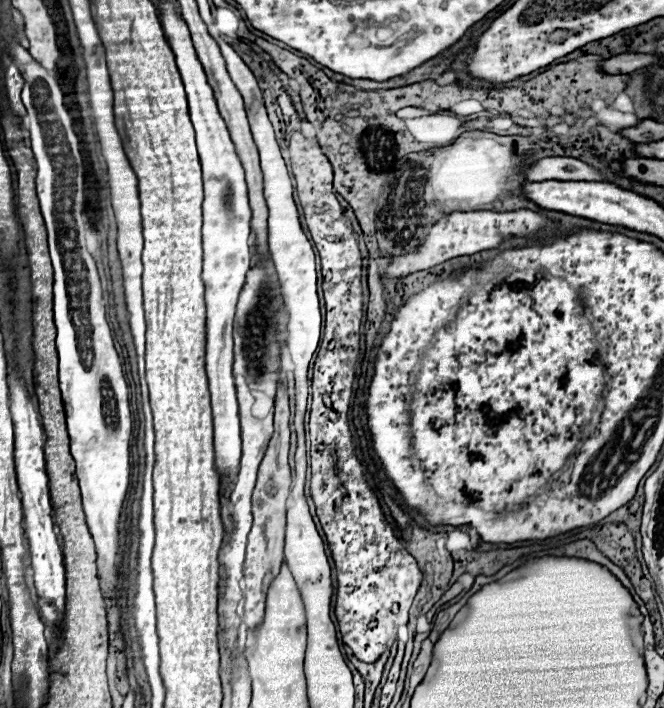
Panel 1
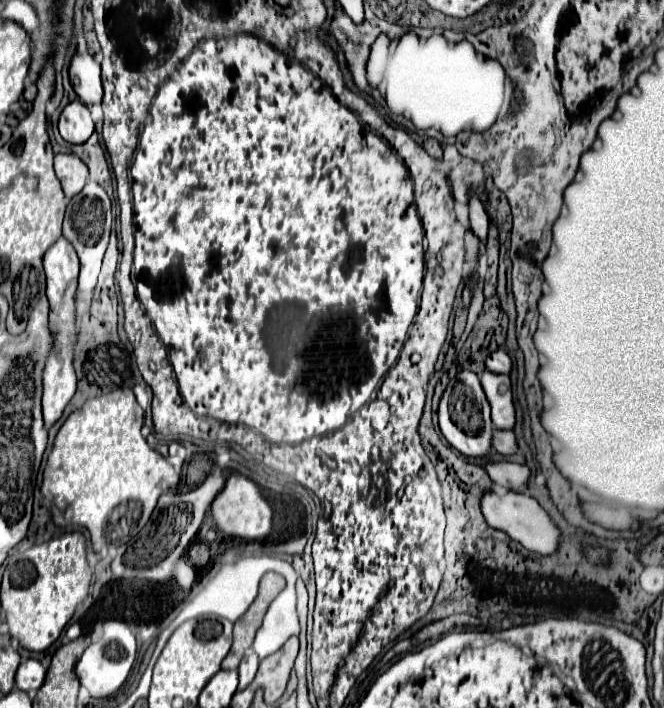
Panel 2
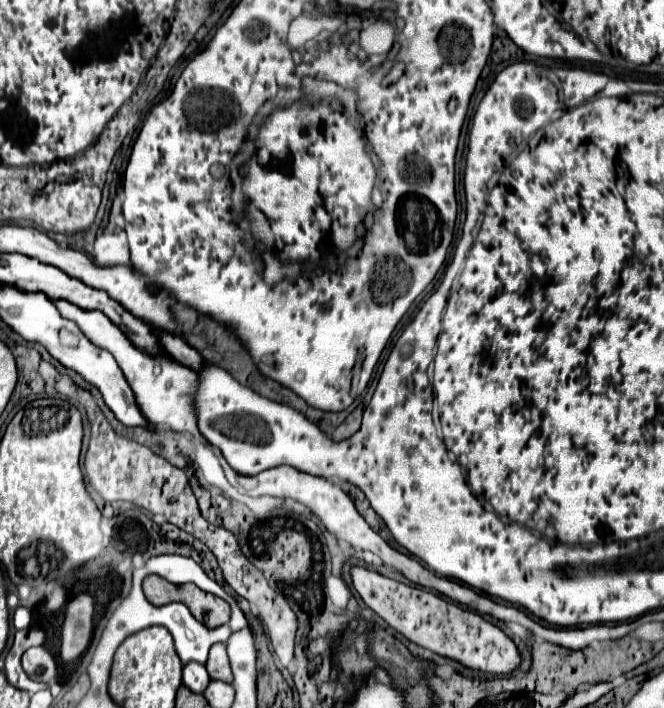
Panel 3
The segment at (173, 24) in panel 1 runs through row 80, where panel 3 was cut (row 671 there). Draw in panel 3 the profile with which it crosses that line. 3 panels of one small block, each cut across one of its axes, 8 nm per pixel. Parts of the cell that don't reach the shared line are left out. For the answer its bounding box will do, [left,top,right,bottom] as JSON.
[184,662,210,692]

